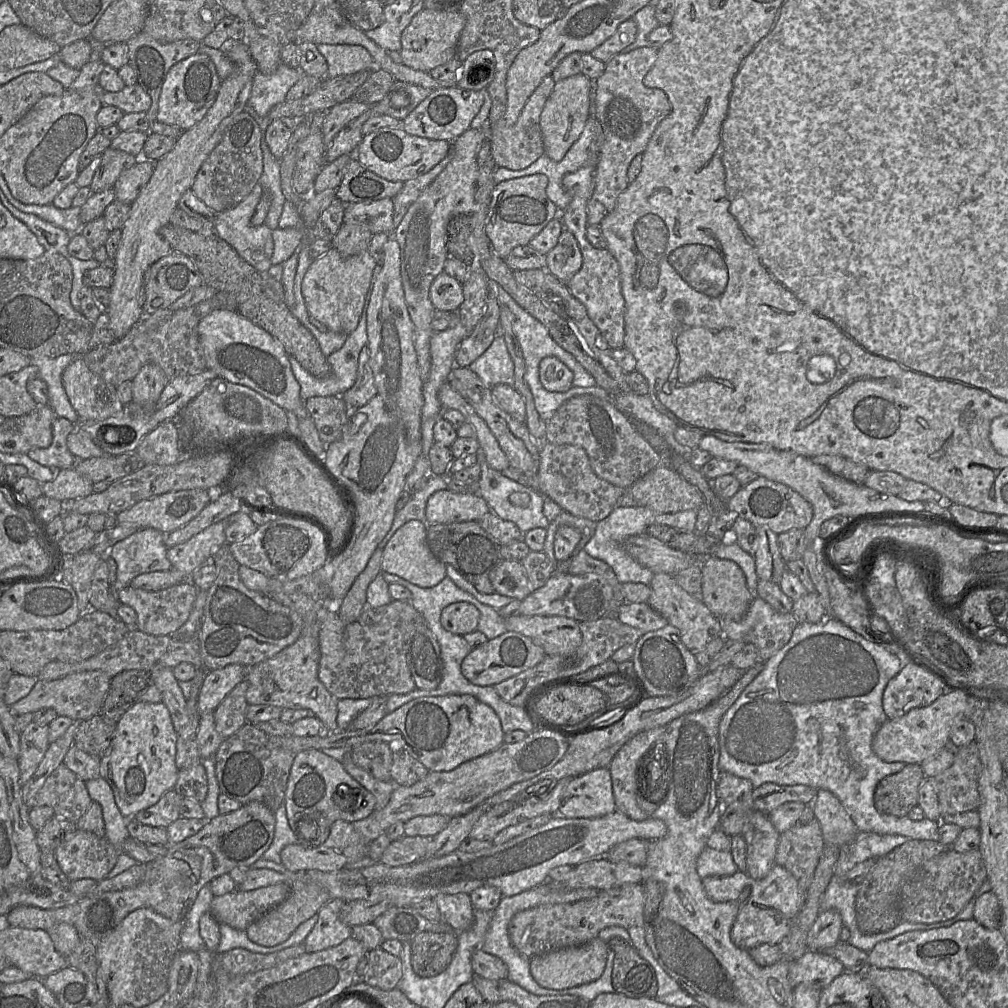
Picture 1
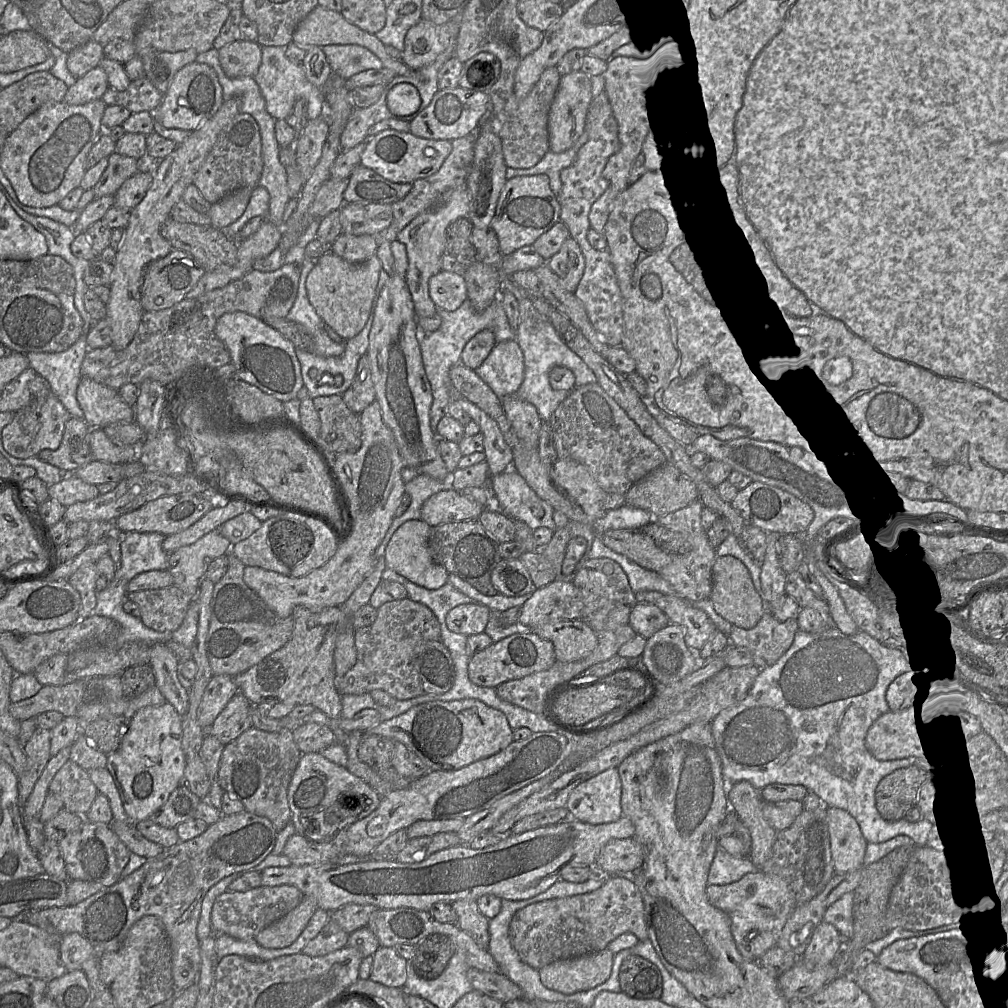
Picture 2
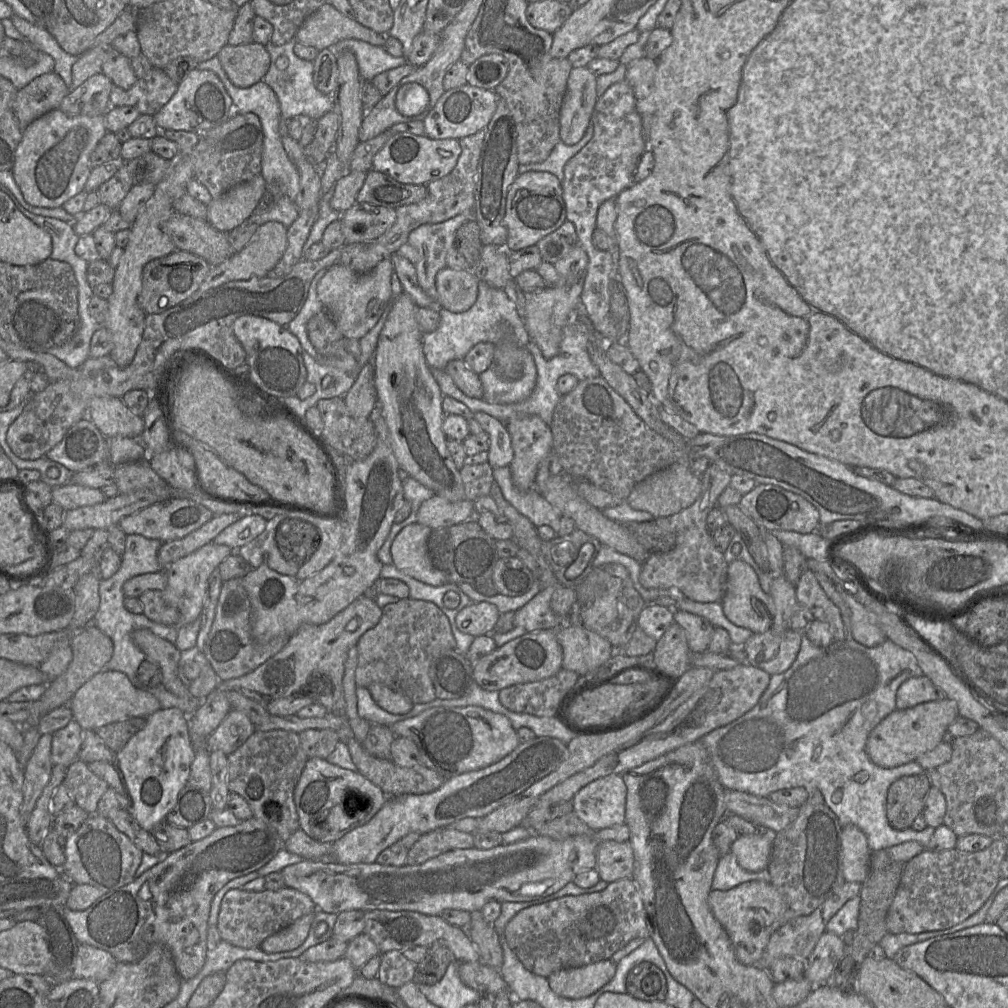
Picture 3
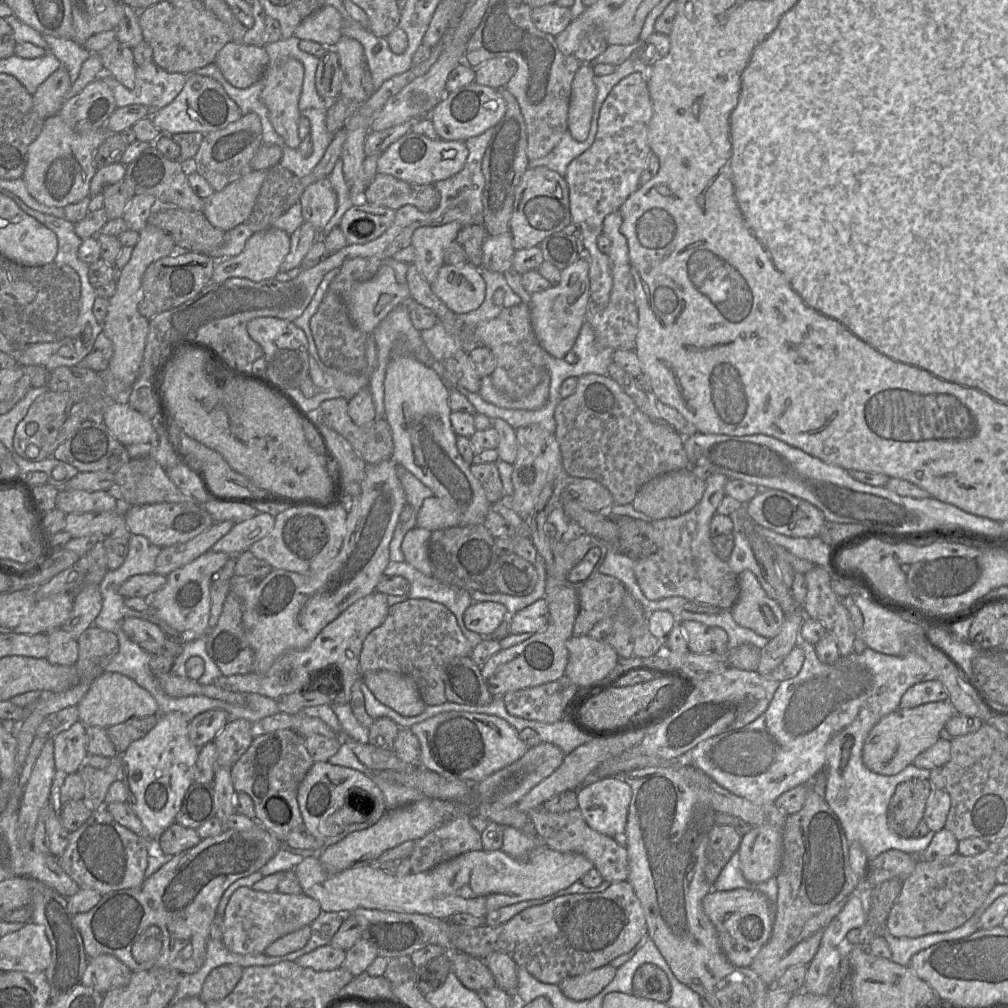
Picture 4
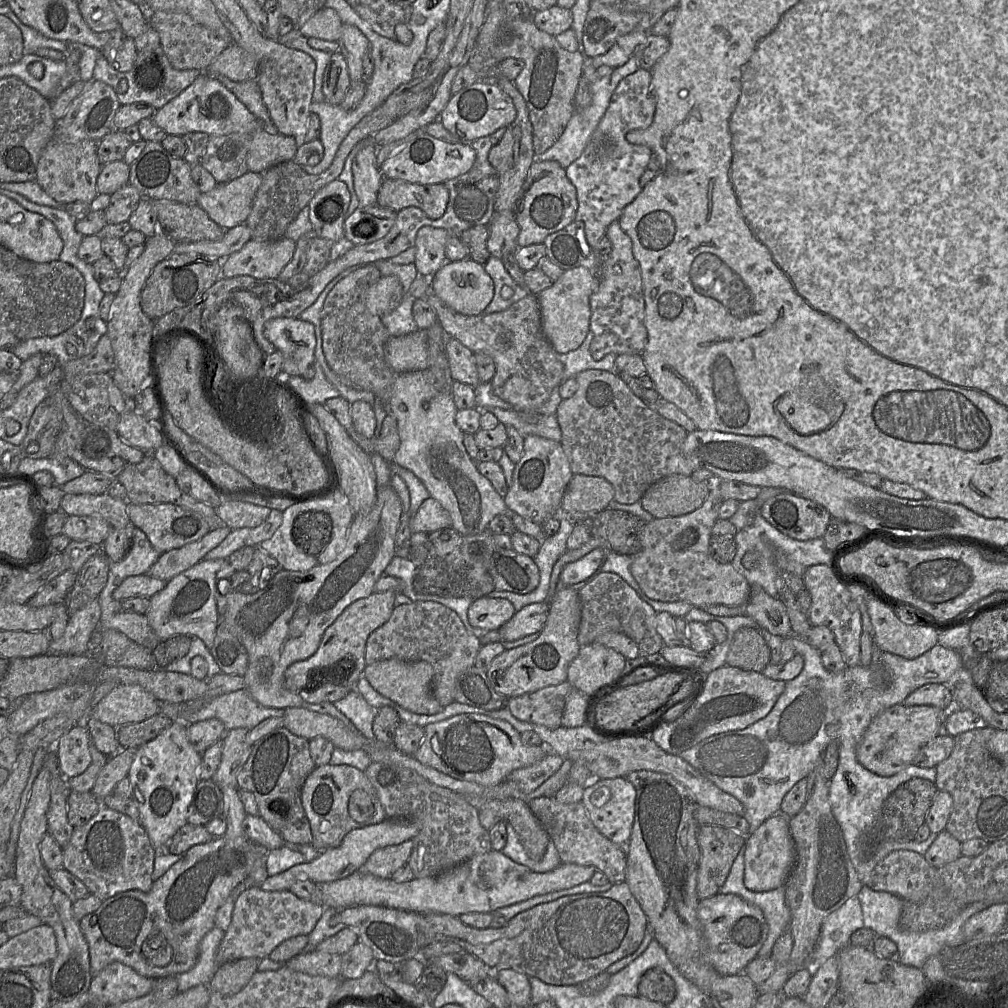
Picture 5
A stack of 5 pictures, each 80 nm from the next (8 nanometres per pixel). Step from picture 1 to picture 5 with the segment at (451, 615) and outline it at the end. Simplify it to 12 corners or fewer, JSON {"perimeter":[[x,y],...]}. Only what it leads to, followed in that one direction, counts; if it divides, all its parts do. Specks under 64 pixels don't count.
{"perimeter":[[483,596],[468,609],[469,623],[500,629],[515,614],[504,598]]}

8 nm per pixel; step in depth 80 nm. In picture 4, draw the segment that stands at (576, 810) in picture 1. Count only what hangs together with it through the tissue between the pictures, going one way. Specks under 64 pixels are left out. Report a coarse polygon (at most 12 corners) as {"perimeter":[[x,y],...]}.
{"perimeter":[[606,777],[577,791],[590,828],[613,838],[626,830],[631,796]]}

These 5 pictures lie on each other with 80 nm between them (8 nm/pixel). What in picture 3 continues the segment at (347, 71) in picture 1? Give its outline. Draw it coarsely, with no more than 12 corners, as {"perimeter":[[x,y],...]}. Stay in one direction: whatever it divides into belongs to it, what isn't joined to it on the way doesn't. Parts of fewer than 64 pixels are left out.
{"perimeter":[[342,40],[328,49],[336,57],[351,51],[361,80],[407,63],[384,47]]}

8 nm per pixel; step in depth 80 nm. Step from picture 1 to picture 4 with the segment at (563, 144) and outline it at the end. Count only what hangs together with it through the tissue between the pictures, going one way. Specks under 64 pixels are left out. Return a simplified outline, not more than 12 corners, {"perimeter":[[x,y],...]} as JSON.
{"perimeter":[[590,63],[573,82],[568,131],[577,141],[589,133],[597,96]]}

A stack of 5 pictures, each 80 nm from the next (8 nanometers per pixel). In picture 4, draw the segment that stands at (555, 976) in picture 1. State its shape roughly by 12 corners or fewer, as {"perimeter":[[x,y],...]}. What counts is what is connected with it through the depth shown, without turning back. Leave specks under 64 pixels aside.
{"perimeter":[[606,964],[565,978],[558,986],[571,1000],[591,999],[613,980]]}

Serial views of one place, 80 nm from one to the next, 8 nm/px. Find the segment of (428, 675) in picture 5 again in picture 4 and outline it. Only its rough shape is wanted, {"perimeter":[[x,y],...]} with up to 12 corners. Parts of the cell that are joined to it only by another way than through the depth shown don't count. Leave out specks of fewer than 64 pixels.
{"perimeter":[[375,670],[363,681],[402,716],[427,707],[415,680]]}

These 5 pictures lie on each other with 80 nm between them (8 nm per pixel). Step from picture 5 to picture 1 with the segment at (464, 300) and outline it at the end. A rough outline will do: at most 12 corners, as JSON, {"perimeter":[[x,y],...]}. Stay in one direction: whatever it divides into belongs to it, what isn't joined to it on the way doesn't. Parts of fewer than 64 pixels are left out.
{"perimeter":[[441,272],[430,286],[436,310],[457,312],[463,284]]}

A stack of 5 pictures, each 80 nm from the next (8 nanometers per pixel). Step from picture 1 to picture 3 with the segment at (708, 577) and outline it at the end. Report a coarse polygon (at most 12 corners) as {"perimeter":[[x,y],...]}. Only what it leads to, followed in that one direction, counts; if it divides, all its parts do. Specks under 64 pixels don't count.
{"perimeter":[[728,564],[720,602],[734,625],[754,634],[771,629],[773,600],[755,571]]}

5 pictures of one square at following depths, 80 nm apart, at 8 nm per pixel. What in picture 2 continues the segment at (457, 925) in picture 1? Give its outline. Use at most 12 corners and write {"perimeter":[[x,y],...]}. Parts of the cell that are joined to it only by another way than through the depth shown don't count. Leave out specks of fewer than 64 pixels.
{"perimeter":[[476,900],[451,903],[457,925],[487,949],[489,920]]}

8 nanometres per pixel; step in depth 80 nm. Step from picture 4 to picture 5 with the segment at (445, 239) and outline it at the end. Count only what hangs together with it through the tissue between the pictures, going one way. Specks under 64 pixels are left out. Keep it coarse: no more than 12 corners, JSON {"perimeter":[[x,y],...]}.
{"perimeter":[[424,226],[415,239],[419,275],[433,276],[446,262],[450,232]]}

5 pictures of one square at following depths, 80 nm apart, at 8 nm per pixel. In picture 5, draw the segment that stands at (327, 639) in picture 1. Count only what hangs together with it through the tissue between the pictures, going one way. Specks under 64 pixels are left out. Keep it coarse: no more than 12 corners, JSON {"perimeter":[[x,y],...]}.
{"perimeter":[[433,601],[396,606],[365,663],[430,663],[432,694],[454,702],[480,639]]}

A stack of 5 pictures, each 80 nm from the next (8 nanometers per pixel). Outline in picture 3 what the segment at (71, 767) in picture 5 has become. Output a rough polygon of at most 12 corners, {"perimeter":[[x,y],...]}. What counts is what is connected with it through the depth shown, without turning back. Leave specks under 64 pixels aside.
{"perimeter":[[72,719],[52,734],[53,765],[78,759],[83,729]]}

